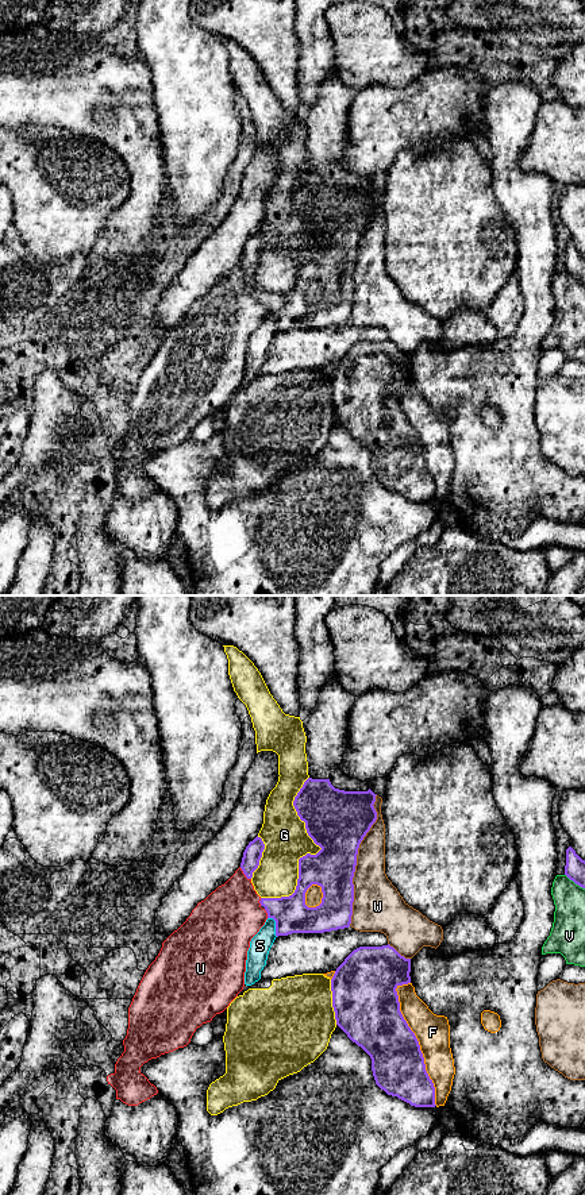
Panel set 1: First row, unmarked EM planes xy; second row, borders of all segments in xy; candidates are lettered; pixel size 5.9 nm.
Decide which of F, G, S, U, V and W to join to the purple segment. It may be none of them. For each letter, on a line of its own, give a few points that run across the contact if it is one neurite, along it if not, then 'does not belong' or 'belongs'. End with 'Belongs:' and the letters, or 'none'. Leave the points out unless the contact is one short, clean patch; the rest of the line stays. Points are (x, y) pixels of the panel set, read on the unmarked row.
F: does not belong
G: does not belong
S: does not belong
U: does not belong
V: does not belong
W: does not belong
Belongs: none

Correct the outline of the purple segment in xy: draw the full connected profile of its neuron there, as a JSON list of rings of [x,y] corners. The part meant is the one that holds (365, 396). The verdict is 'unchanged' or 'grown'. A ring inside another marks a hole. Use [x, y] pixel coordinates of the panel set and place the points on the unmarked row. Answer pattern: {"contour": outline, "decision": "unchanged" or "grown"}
{"contour": [[[359,342],[336,363],[331,374],[336,420],[372,454],[376,479],[388,490],[415,502],[435,502],[435,482],[415,428],[400,406],[396,383],[411,378],[411,354],[393,342]]], "decision": "unchanged"}

